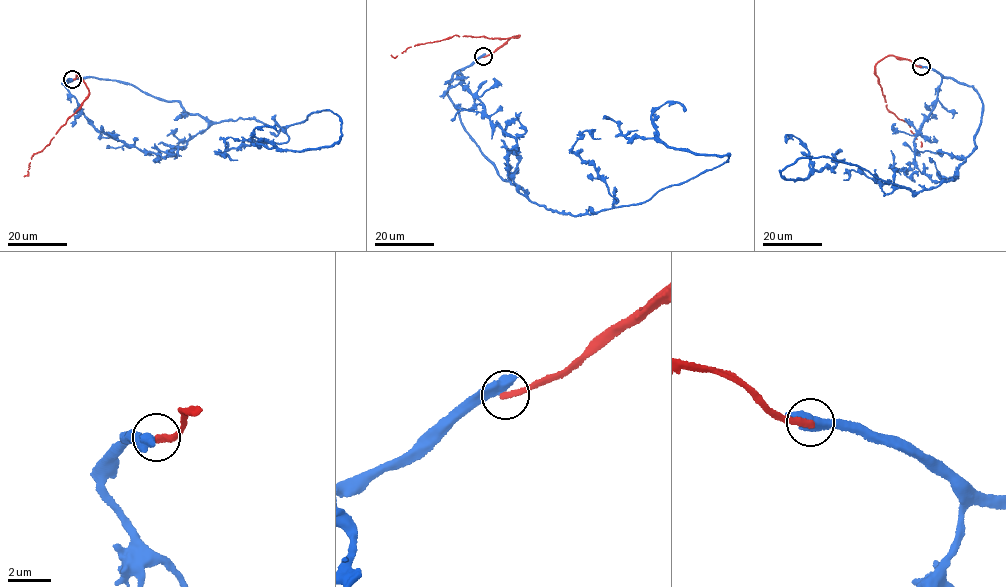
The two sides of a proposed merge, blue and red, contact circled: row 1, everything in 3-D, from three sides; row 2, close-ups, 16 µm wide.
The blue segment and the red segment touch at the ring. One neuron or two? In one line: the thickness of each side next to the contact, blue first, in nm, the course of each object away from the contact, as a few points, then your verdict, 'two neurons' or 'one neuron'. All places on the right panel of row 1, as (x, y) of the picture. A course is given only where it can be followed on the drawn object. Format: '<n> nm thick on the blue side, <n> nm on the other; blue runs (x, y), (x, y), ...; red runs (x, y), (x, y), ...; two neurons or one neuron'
700 nm thick on the blue side, 280 nm on the other; blue runs (920, 66), (973, 87), (982, 103), (957, 177), (915, 193), (822, 156), (781, 174), (802, 179), (832, 158); red runs (920, 66), (908, 60), (887, 56), (875, 67), (875, 75), (887, 108), (907, 122), (920, 145); two neurons

